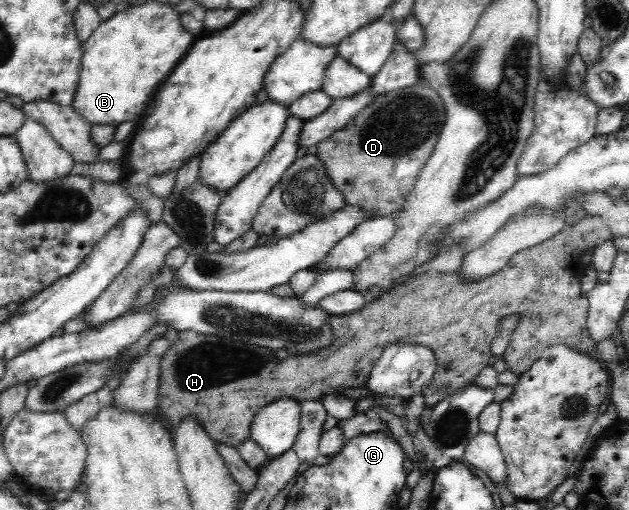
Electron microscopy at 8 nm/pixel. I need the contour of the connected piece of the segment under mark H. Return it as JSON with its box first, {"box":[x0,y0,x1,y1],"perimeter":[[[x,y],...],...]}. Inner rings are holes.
{"box":[156,215,612,448],"perimeter":[[[585,215],[585,220],[581,220],[581,222],[579,222],[579,224],[575,224],[573,228],[564,228],[563,232],[559,231],[557,234],[554,234],[551,237],[551,240],[547,239],[535,246],[526,248],[525,250],[520,250],[517,254],[514,254],[510,258],[507,264],[500,271],[490,277],[485,277],[482,281],[459,284],[459,282],[457,282],[457,278],[455,278],[455,274],[441,274],[441,276],[437,276],[437,278],[433,278],[433,280],[429,280],[427,276],[419,276],[419,278],[417,278],[417,275],[412,277],[412,279],[401,280],[398,284],[395,284],[390,291],[385,292],[382,297],[374,302],[368,302],[362,309],[359,309],[354,313],[336,315],[336,317],[333,317],[330,320],[330,324],[332,324],[332,334],[334,334],[334,338],[332,342],[329,342],[329,345],[325,346],[324,349],[321,349],[318,353],[301,354],[301,358],[287,358],[285,362],[277,362],[277,358],[271,358],[271,349],[267,349],[267,347],[233,341],[228,337],[219,337],[218,335],[199,334],[194,332],[194,330],[179,330],[177,331],[177,338],[175,338],[175,342],[171,343],[171,346],[169,346],[160,362],[159,386],[157,388],[156,404],[157,414],[161,415],[161,418],[165,418],[166,421],[170,423],[171,428],[177,428],[184,418],[197,419],[197,422],[199,422],[200,426],[208,432],[209,438],[211,438],[217,446],[237,448],[243,441],[248,440],[251,437],[251,423],[253,423],[255,415],[264,406],[271,404],[271,402],[277,400],[277,398],[283,398],[285,396],[287,398],[294,398],[297,402],[319,400],[319,398],[321,398],[321,396],[325,396],[325,394],[337,395],[336,393],[339,388],[363,387],[368,381],[374,362],[381,356],[381,353],[385,350],[385,348],[391,344],[401,343],[418,344],[422,347],[427,347],[427,349],[433,351],[433,355],[435,355],[436,366],[434,377],[431,378],[431,380],[429,380],[429,382],[425,384],[421,390],[421,395],[424,398],[424,408],[433,408],[438,402],[444,401],[445,398],[451,396],[451,394],[453,394],[456,390],[473,384],[476,376],[487,366],[487,357],[491,355],[490,344],[493,342],[495,334],[497,334],[499,321],[503,320],[505,316],[509,316],[509,314],[519,314],[519,316],[521,316],[519,325],[513,331],[510,343],[503,355],[508,370],[517,375],[529,370],[529,367],[541,356],[541,353],[553,345],[563,344],[573,346],[573,349],[577,350],[577,353],[584,353],[585,351],[593,350],[593,339],[589,337],[587,323],[585,323],[585,320],[587,319],[588,299],[585,299],[585,297],[581,295],[581,291],[579,291],[579,278],[583,276],[587,266],[583,266],[579,260],[581,260],[581,252],[583,252],[583,250],[603,244],[603,242],[609,241],[611,236],[612,233],[610,232],[609,225],[605,223],[605,220],[601,217],[589,217]]]}

